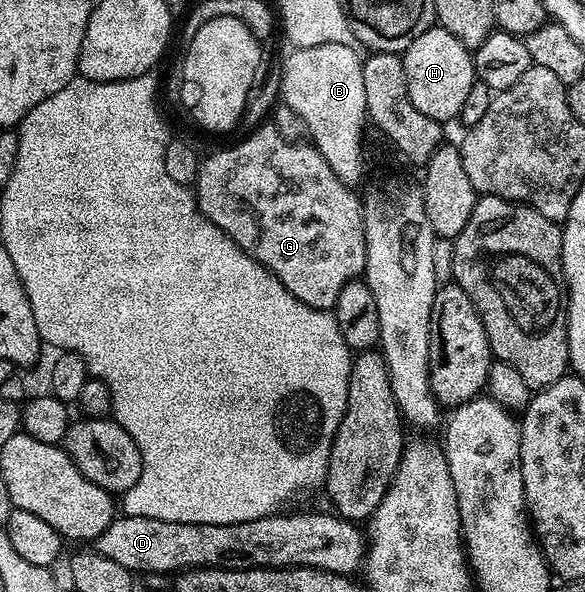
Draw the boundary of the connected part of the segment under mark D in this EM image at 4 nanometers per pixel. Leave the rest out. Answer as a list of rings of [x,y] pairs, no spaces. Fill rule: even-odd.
[[[294,512],[291,516],[271,514],[228,524],[185,524],[122,514],[110,523],[104,534],[98,536],[96,550],[104,558],[112,558],[112,562],[117,562],[135,574],[177,574],[188,568],[319,568],[325,572],[350,576],[357,568],[359,571],[363,567],[368,547],[367,537],[363,529],[362,532],[358,529],[361,527],[357,523],[327,512]]]

